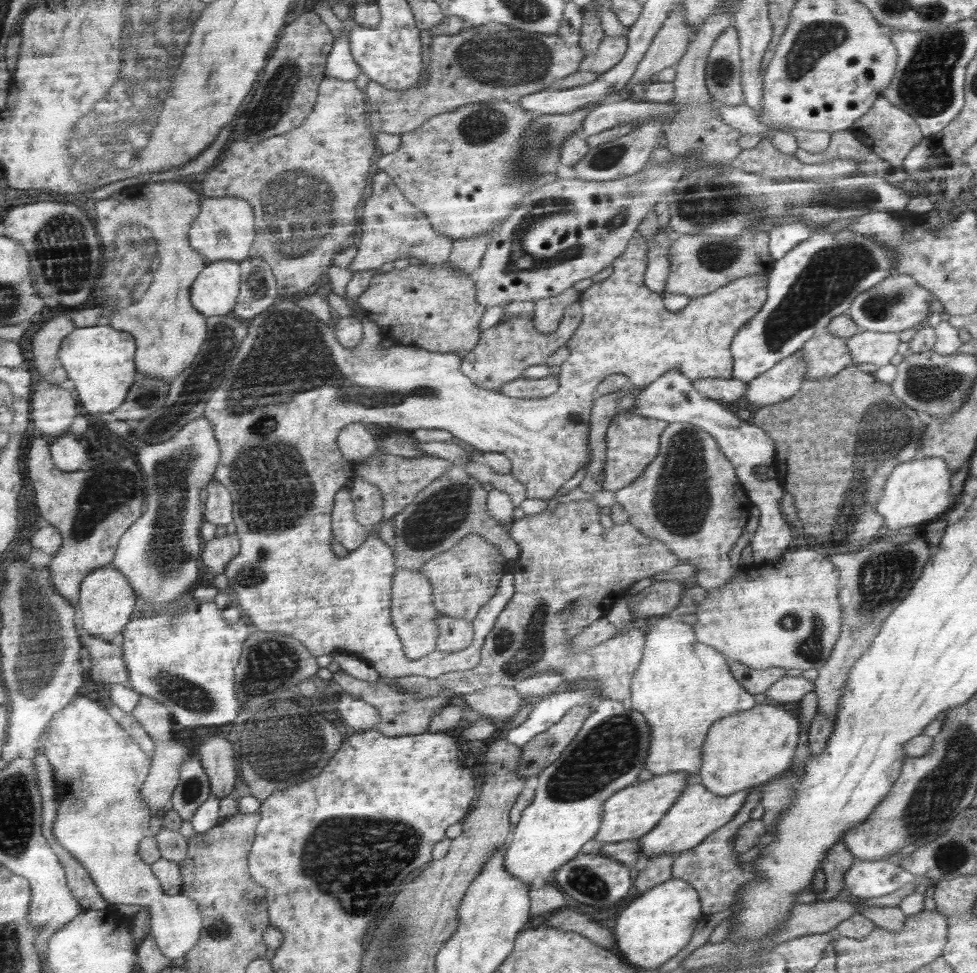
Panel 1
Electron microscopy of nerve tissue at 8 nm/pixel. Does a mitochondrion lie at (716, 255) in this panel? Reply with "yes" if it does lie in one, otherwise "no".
yes

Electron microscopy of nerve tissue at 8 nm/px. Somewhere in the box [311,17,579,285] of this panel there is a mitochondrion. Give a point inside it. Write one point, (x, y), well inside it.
(505, 59)

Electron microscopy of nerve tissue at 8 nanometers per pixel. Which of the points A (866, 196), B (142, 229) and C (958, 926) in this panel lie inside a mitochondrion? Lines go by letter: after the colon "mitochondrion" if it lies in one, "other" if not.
A: mitochondrion
B: mitochondrion
C: other

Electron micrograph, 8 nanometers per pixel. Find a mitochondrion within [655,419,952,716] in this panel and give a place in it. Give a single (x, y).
(886, 574)

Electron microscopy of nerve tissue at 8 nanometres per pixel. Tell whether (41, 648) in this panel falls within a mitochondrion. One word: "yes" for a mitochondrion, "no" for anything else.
yes

